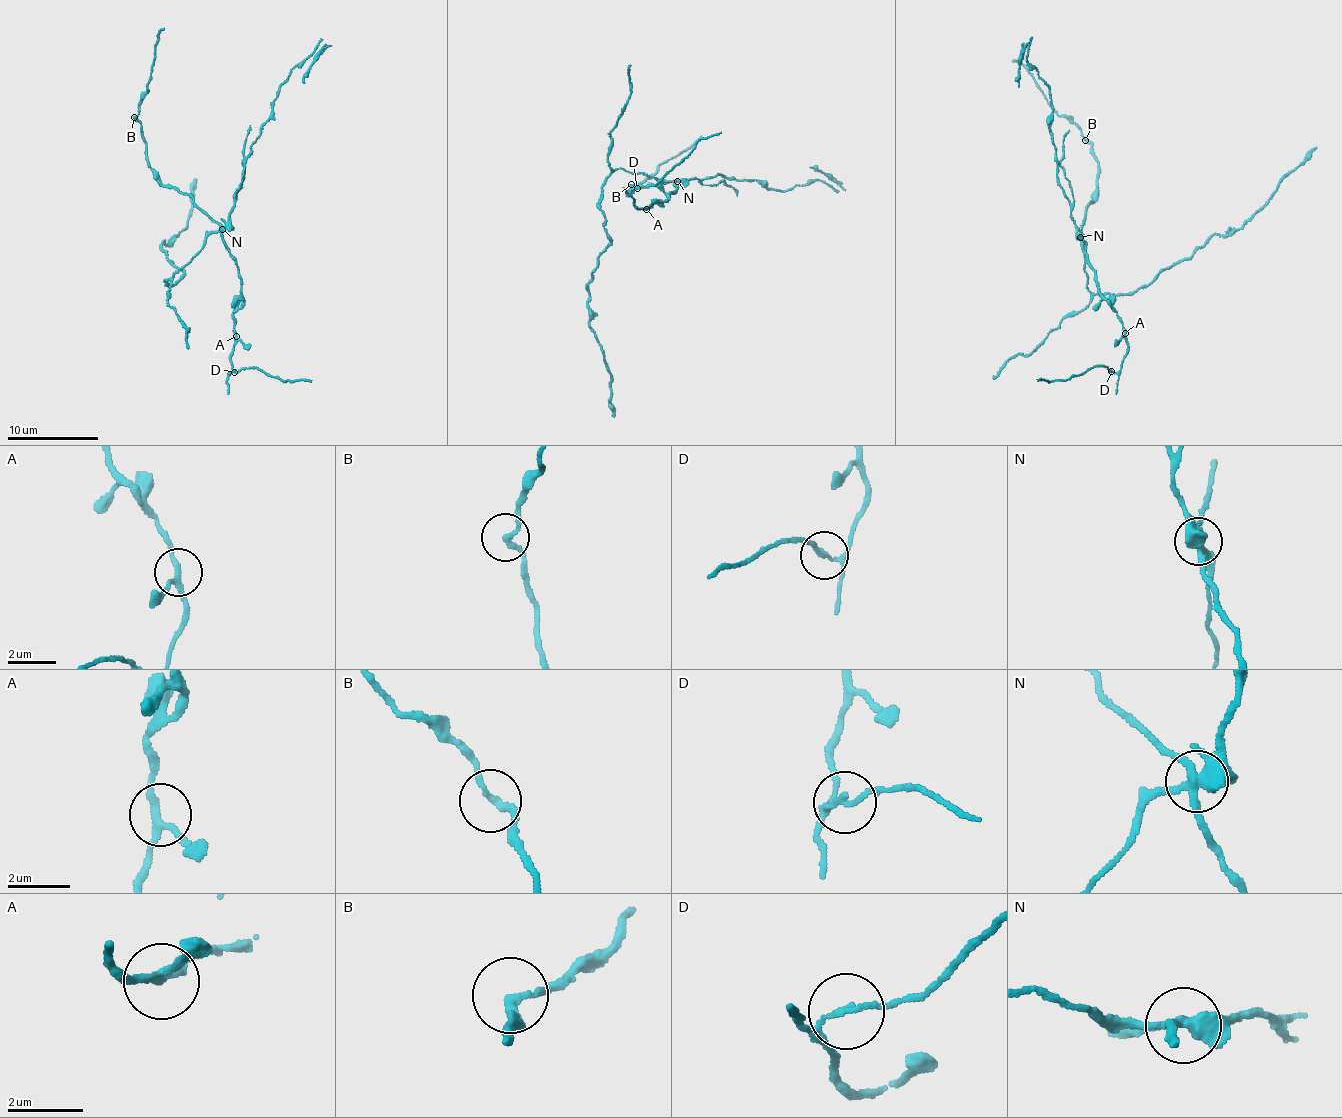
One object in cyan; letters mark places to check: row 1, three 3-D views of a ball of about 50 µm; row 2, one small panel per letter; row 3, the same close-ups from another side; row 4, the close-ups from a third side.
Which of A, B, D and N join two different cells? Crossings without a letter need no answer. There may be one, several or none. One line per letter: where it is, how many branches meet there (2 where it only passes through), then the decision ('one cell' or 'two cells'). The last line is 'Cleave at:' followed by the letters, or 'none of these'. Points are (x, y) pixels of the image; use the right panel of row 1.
A: at (1125, 333); 3 branches meet; one cell
B: at (1085, 140); 2 branches meet; one cell
D: at (1111, 371); 3 branches meet; two cells
N: at (1080, 237); 6 branches meet; two cells
Cleave at: D, N

